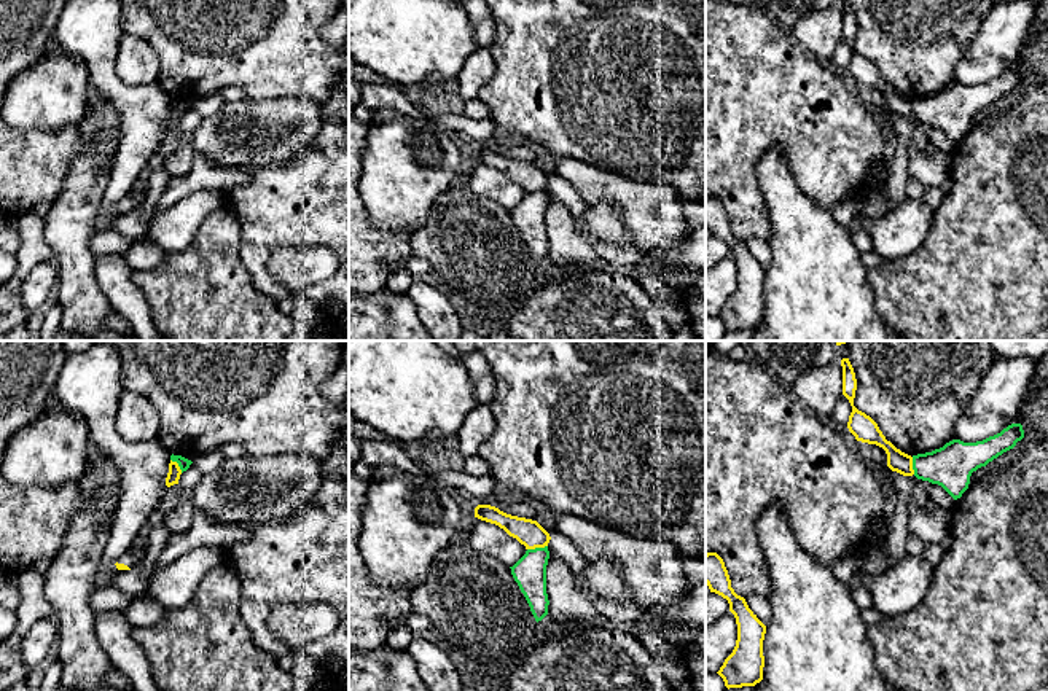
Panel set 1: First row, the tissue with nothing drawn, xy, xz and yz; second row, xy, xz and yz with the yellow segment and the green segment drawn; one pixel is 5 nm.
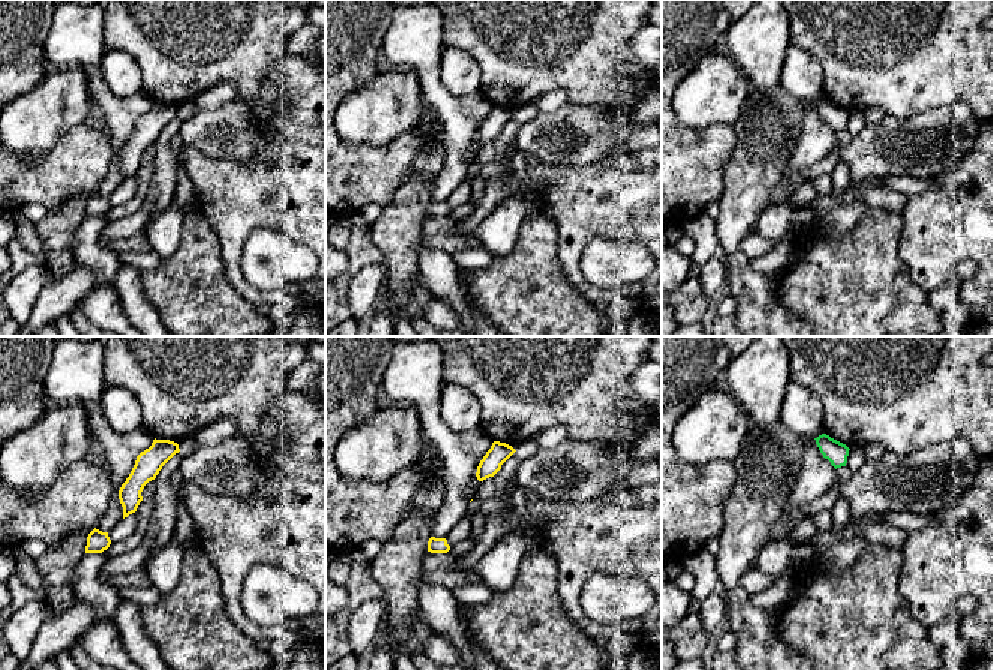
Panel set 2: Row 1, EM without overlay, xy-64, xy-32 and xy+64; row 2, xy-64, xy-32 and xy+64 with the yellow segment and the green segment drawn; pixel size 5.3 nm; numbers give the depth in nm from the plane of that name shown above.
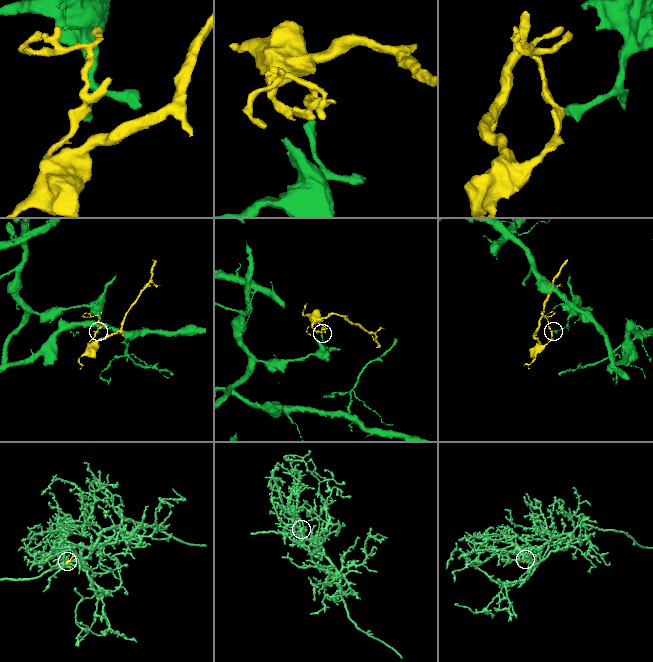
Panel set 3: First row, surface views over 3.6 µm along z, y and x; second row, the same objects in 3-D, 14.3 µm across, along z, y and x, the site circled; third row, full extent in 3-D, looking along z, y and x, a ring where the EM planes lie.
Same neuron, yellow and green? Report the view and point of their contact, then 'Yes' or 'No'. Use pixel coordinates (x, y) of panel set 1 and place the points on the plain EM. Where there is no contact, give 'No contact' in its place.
Touches yellow at xz (537, 190). No

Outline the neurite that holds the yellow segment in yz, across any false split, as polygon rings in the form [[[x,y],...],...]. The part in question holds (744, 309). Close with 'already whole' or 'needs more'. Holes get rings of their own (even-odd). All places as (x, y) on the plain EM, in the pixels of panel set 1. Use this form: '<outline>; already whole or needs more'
[[[717,196],[706,197],[706,228],[710,236],[728,244],[737,267],[736,290],[717,317],[728,333],[755,330],[763,323],[766,269],[749,252],[745,242],[734,236],[725,205]]]; already whole

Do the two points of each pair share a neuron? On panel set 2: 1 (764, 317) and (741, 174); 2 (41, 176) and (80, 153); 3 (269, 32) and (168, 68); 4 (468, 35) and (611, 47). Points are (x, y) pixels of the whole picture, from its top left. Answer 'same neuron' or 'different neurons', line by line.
1: same neuron
2: same neuron
3: same neuron
4: same neuron

